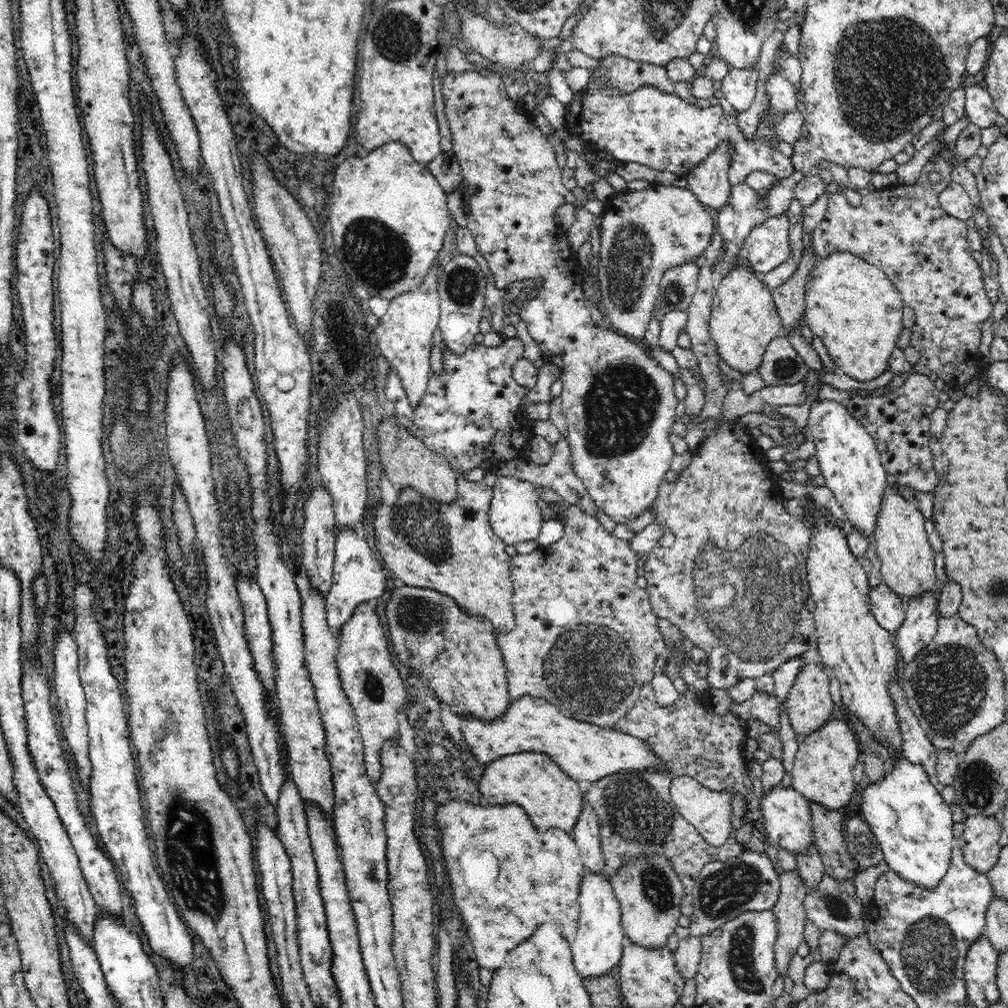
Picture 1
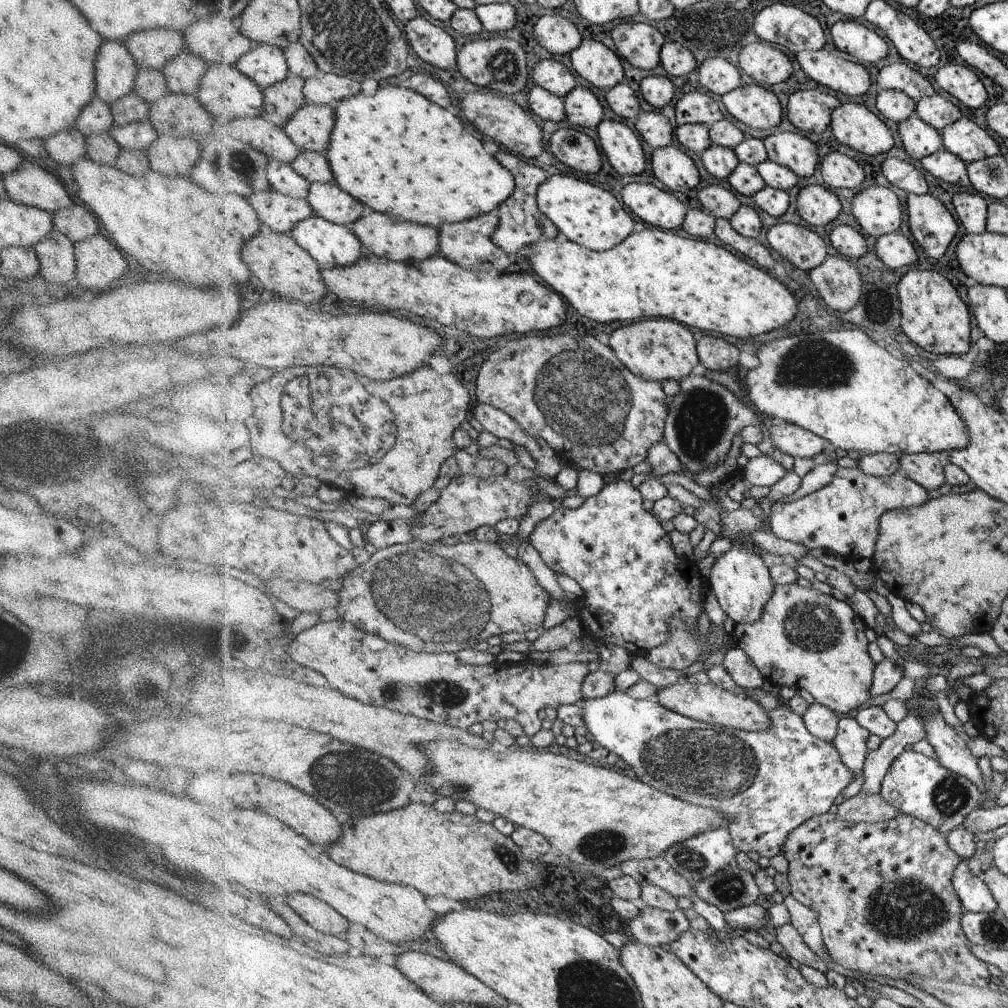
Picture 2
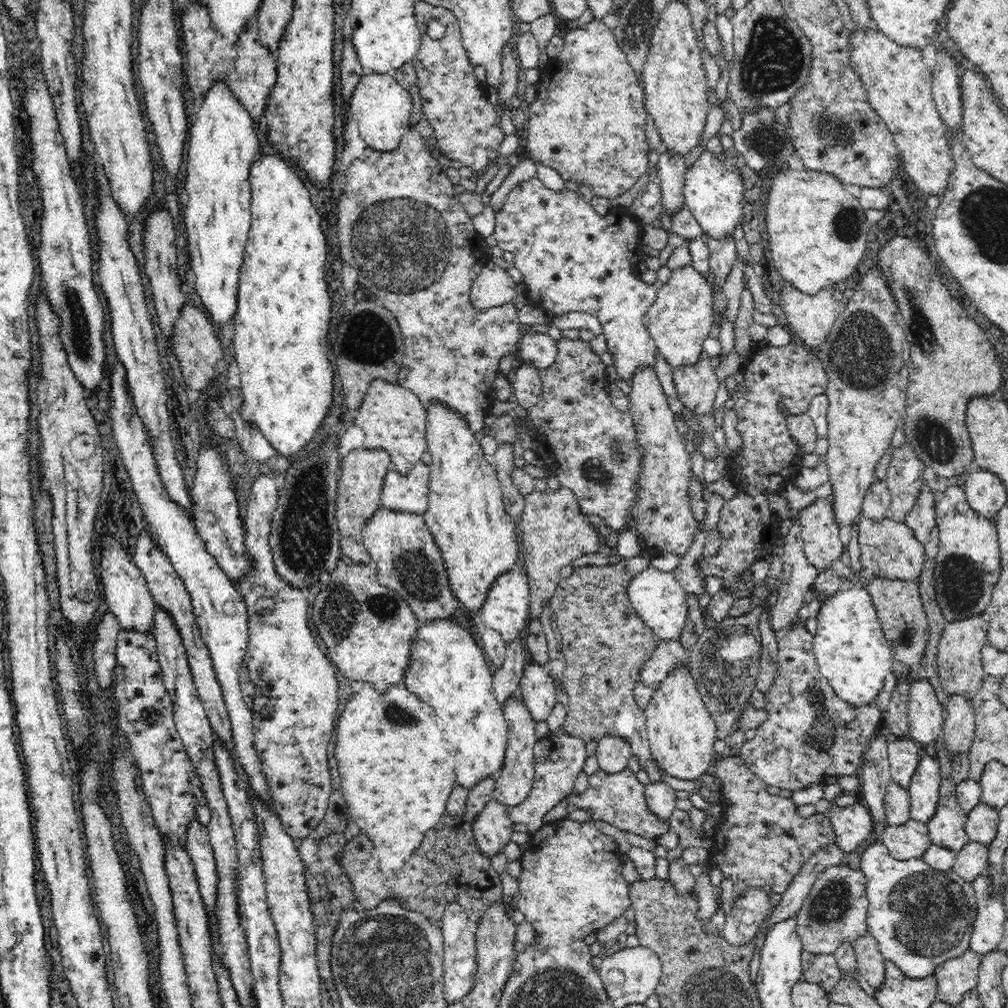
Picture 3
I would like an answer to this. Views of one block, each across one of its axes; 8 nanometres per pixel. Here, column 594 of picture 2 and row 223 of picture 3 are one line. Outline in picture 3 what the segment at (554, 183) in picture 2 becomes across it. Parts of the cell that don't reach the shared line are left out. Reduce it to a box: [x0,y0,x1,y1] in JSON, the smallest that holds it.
[184,82,260,322]

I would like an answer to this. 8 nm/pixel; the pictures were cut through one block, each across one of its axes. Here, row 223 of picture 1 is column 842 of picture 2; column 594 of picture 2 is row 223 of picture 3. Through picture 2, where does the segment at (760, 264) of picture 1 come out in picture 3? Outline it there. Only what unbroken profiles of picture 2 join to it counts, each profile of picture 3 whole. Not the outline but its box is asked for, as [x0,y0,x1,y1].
[683,150,744,238]

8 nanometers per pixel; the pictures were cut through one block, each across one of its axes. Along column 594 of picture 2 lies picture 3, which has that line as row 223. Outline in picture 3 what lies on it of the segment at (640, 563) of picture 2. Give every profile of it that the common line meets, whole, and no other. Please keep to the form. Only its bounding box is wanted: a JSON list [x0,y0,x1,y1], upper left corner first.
[484,178,658,382]

